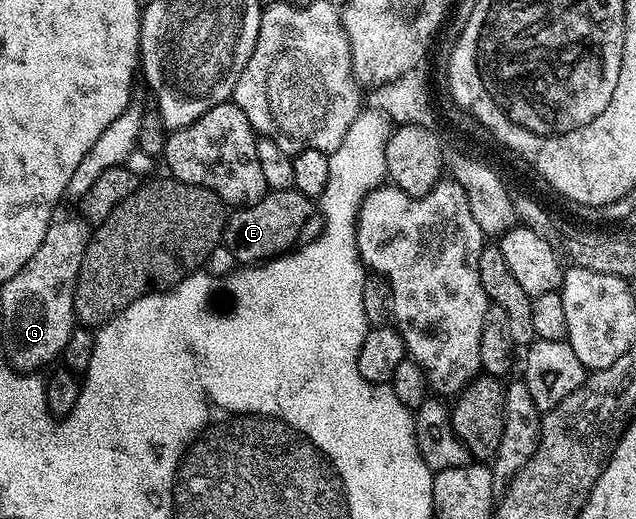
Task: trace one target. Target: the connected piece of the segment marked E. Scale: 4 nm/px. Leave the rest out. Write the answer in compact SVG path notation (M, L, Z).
M293 188L266 191L254 204L238 207L234 212L237 213L226 219L223 244L231 250L231 254L235 254L241 266L256 266L278 256L288 256L298 246L318 236L323 223L320 211L315 210L314 201Z

